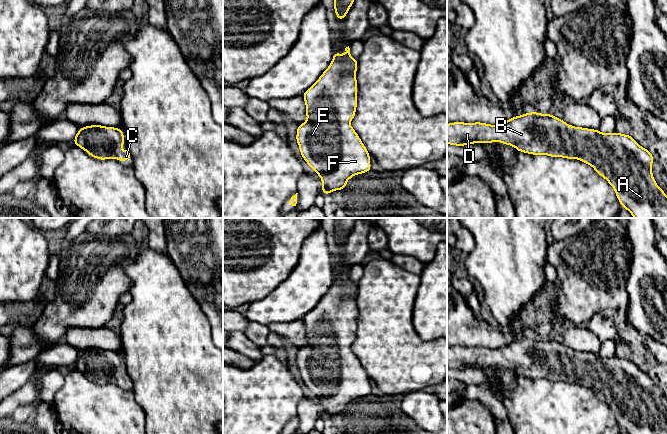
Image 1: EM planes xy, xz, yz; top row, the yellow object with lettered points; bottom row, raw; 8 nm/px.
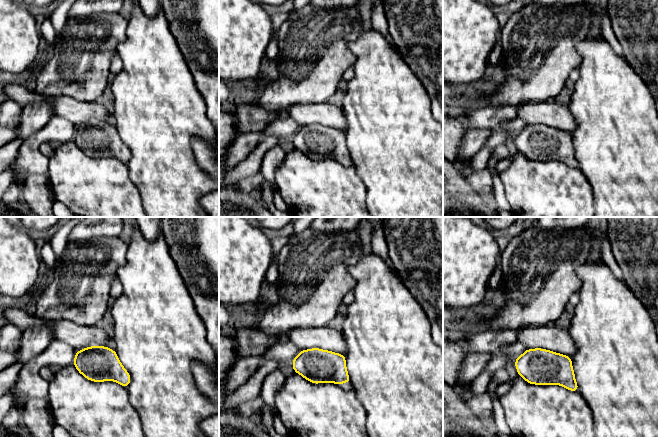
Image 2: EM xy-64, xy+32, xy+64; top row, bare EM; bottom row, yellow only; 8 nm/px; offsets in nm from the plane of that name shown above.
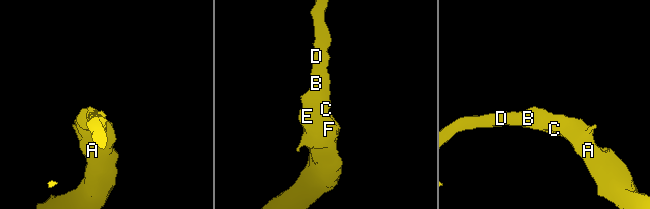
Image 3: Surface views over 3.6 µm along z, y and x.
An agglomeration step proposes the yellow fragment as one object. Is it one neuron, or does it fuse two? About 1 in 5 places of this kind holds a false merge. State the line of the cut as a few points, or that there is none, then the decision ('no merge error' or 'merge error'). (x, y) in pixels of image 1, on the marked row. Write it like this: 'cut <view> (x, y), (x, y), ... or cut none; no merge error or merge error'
cut none; no merge error

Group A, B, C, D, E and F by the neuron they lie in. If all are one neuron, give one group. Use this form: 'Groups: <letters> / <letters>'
Groups: A B C D E F

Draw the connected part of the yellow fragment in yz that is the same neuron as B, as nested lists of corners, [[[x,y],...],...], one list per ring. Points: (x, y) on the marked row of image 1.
[[[533,111],[521,116],[514,116],[497,125],[482,122],[453,122],[447,124],[447,144],[449,145],[466,146],[468,144],[493,142],[513,146],[518,152],[531,155],[543,154],[555,158],[578,159],[592,166],[599,176],[607,180],[613,187],[621,207],[628,210],[634,218],[667,218],[667,194],[657,185],[652,174],[652,162],[655,158],[649,149],[640,146],[630,135],[617,132],[604,134],[596,129],[575,127],[568,125],[564,120],[552,114]]]

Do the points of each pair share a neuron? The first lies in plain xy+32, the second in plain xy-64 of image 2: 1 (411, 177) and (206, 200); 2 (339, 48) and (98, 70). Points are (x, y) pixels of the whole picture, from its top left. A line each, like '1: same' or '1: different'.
1: different
2: same

